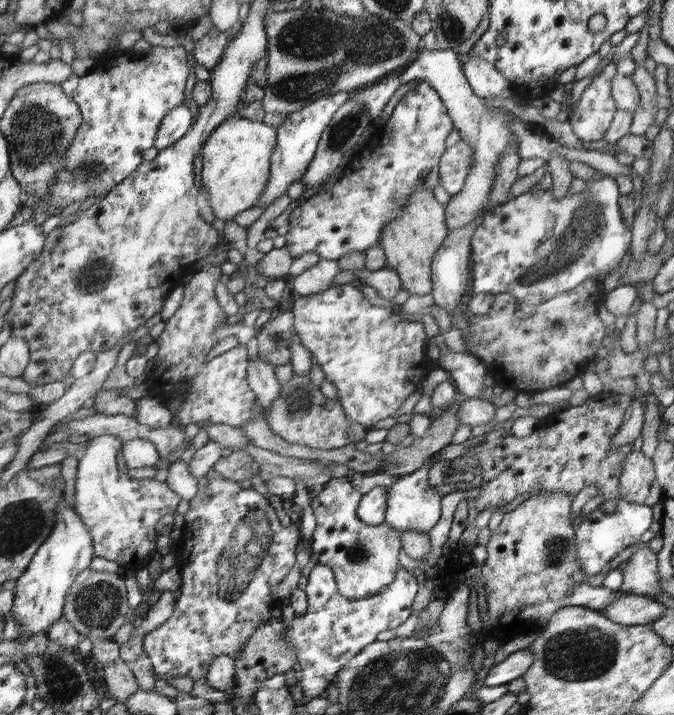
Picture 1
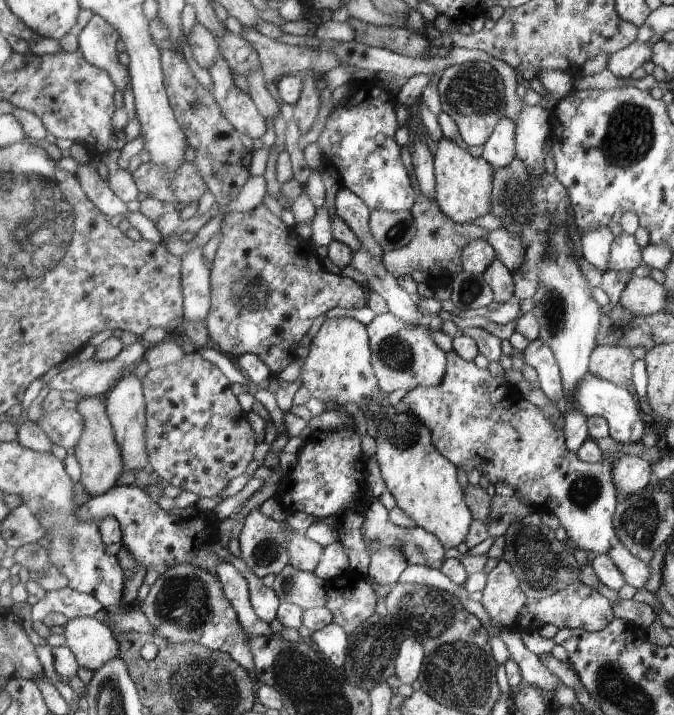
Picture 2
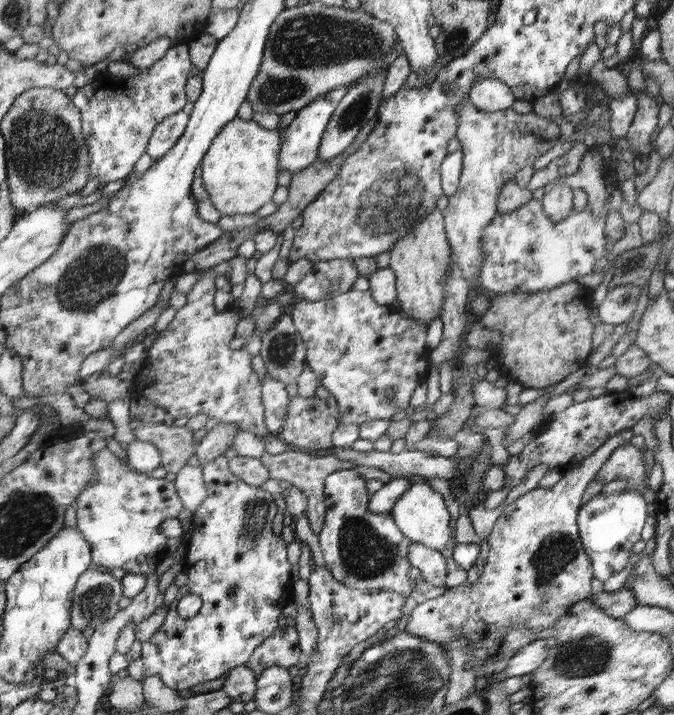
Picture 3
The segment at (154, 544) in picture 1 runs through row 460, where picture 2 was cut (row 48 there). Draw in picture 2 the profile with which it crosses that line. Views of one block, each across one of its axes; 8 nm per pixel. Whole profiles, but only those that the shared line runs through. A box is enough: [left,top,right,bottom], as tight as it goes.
[77,15,132,93]

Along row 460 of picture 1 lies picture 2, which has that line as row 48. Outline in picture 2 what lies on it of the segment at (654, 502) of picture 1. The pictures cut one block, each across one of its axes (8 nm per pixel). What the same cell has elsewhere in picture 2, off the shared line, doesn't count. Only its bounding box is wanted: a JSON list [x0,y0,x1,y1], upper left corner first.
[606,40,653,78]

